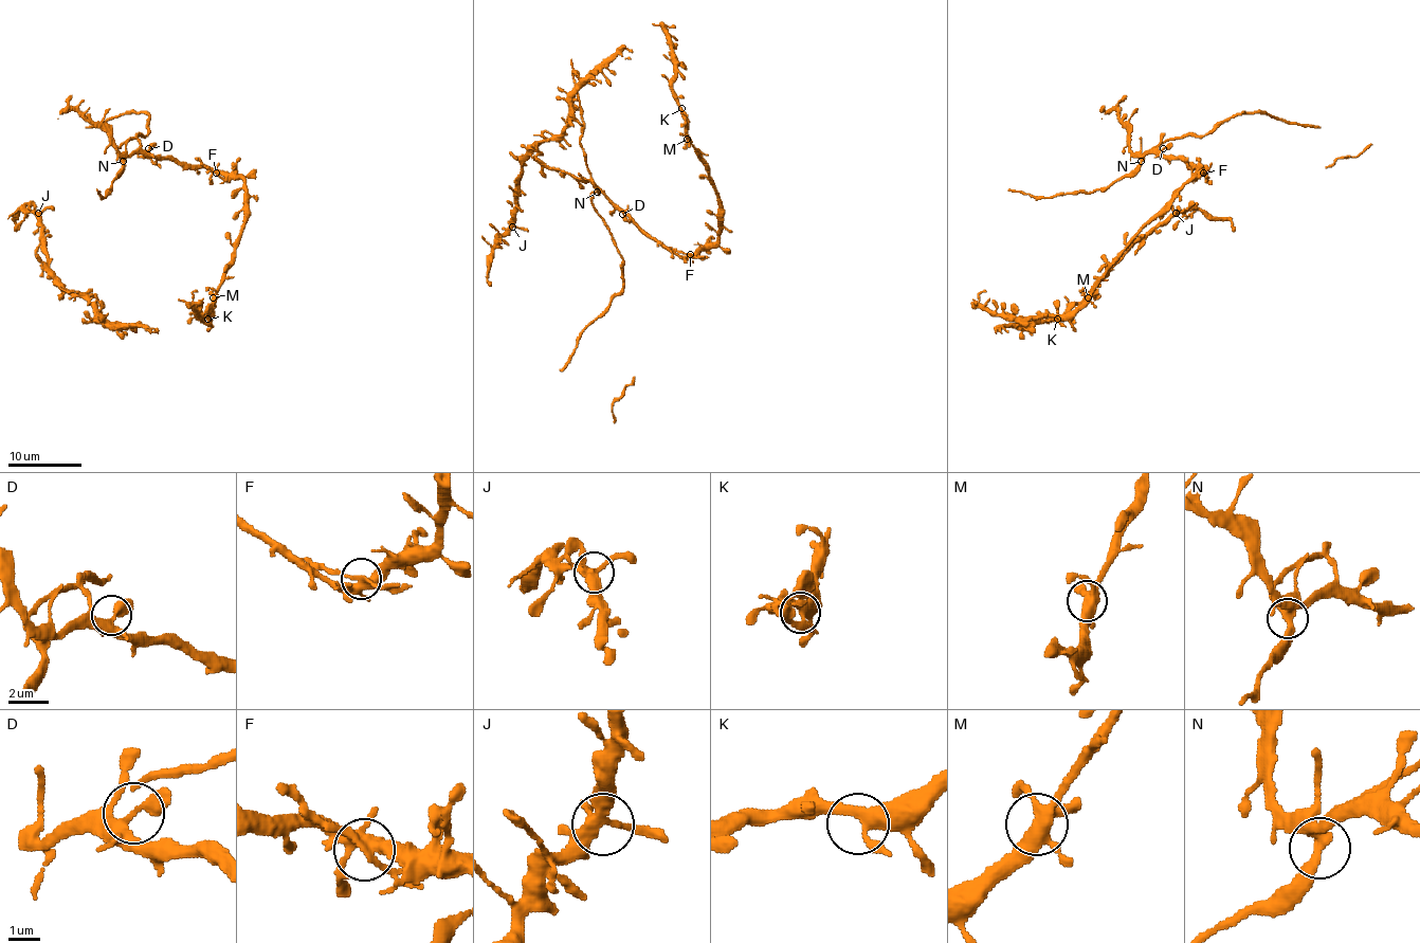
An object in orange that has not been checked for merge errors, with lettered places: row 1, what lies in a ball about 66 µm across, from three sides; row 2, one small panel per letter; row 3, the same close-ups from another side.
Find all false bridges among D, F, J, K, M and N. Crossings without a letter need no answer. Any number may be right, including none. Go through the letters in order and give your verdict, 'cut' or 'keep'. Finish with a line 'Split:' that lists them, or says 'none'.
D: keep
F: cut
J: keep
K: keep
M: keep
N: cut
Split: F, N

